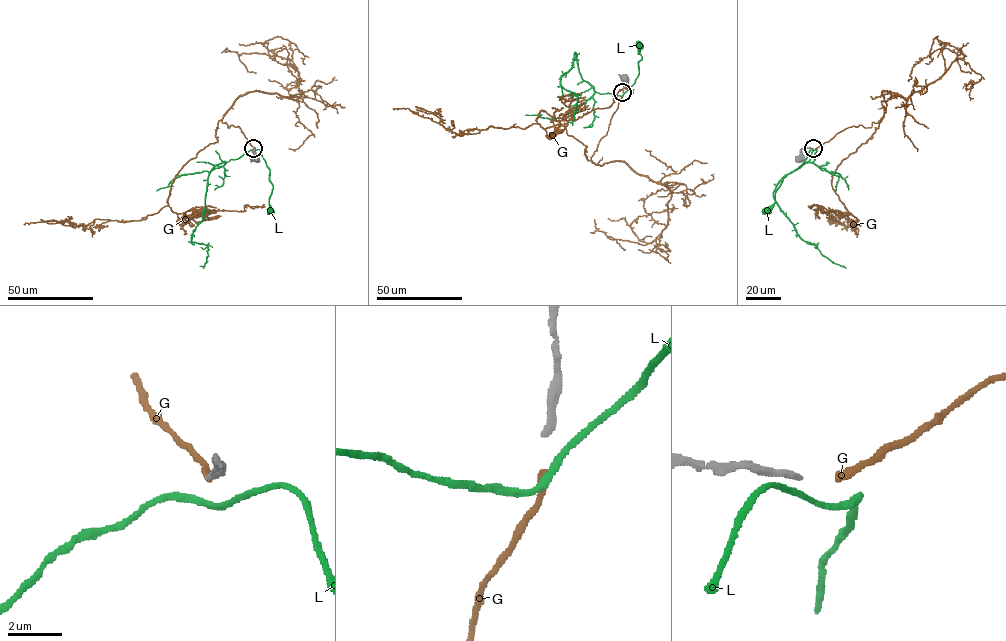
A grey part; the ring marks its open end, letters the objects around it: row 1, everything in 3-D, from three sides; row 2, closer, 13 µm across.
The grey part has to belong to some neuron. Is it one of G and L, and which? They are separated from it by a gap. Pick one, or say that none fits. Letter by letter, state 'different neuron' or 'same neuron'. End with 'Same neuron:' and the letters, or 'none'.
G: same neuron
L: different neuron
Same neuron: G

